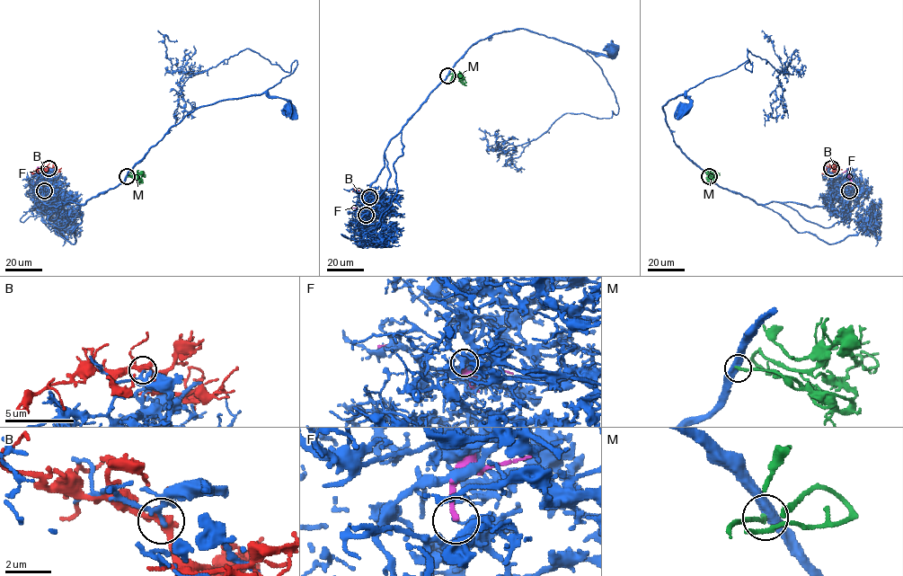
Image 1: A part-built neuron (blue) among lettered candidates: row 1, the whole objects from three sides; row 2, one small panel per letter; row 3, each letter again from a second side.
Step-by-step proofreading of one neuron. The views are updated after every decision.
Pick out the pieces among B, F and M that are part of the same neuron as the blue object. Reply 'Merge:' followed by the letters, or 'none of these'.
Merge: none of these

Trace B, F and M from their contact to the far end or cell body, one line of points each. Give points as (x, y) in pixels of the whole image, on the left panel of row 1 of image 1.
B: (48, 168), (36, 170), (30, 175)
F: (44, 190), (45, 182), (41, 173), (30, 172)
M: (127, 176), (140, 178), (144, 175), (144, 177)

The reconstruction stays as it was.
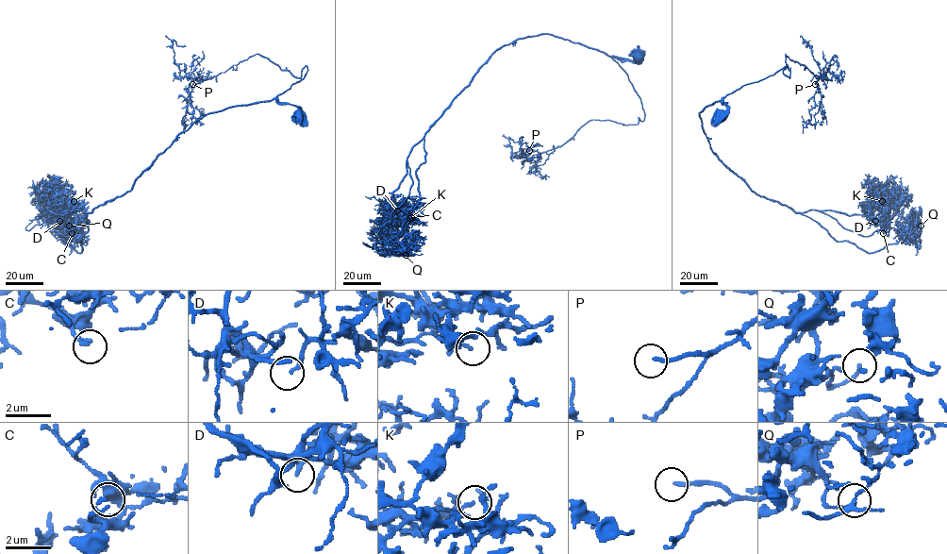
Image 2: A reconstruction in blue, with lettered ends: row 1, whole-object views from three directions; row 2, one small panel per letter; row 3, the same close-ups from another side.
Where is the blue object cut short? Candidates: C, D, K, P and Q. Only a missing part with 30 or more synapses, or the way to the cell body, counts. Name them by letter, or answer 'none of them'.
P

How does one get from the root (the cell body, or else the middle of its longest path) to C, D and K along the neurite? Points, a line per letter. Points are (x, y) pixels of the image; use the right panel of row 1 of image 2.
C: (722, 115), (722, 99), (706, 106), (704, 132), (752, 191), (798, 212), (880, 209), (883, 233)
D: (722, 115), (722, 99), (706, 106), (704, 132), (752, 191), (798, 212), (880, 209), (875, 221)
K: (722, 115), (722, 99), (706, 106), (704, 132), (757, 193), (798, 212), (867, 214), (882, 201)

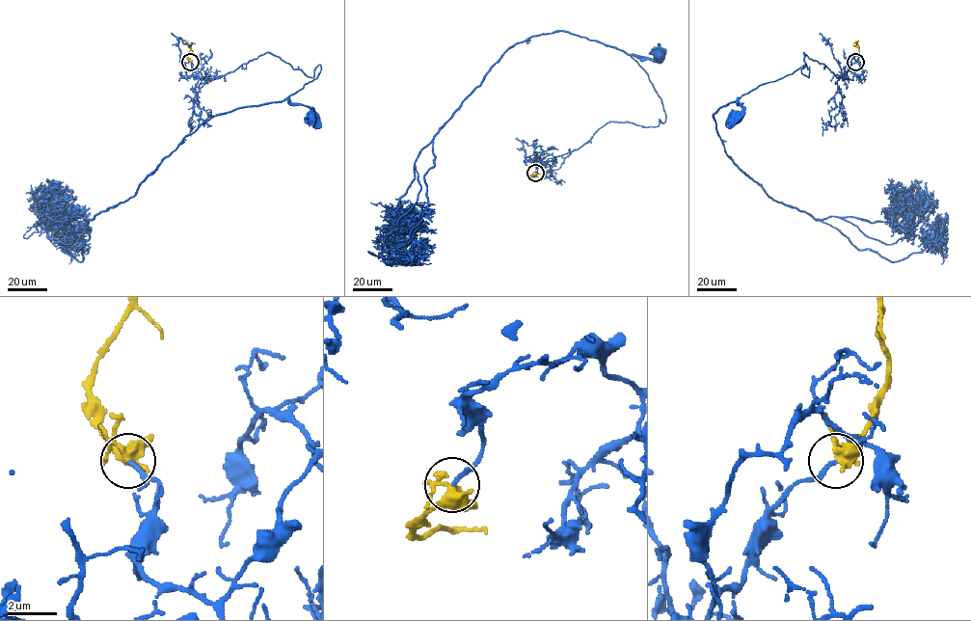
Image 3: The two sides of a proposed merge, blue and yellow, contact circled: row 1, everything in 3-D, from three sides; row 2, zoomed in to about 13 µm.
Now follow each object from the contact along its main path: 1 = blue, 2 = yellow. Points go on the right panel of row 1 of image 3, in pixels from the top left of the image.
1: (854, 62), (838, 78), (803, 52), (808, 77), (804, 65), (759, 85), (738, 99), (738, 117)
2: (854, 62), (859, 53), (858, 40)

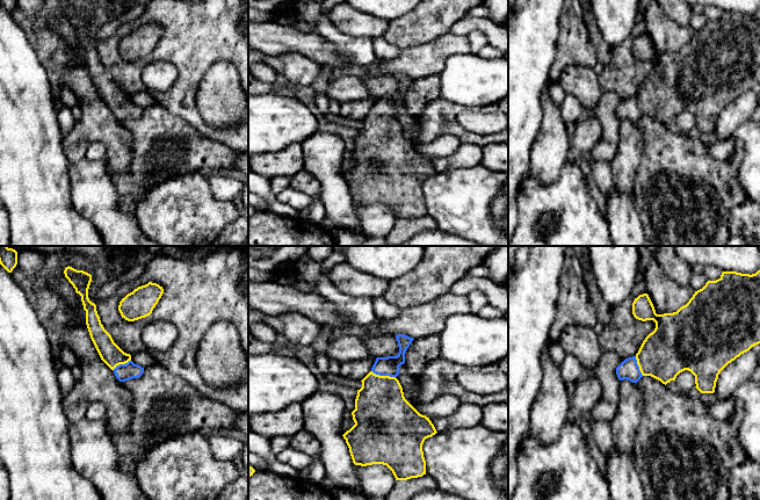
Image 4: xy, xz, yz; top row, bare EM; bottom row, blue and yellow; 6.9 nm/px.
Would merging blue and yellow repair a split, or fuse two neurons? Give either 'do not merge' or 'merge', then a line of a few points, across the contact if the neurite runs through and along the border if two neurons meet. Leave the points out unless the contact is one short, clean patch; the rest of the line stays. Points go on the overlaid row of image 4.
merge | xz (389, 366), (383, 375), (381, 381), (381, 411)

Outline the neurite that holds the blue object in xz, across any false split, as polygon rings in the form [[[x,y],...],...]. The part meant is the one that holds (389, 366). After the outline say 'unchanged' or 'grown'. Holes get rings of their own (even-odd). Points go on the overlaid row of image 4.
[[[396,335],[399,353],[397,356],[377,357],[371,371],[361,381],[355,410],[352,412],[355,425],[342,436],[349,448],[355,465],[386,465],[396,480],[407,480],[426,474],[422,444],[437,432],[426,415],[420,414],[404,397],[403,387],[396,378],[399,367],[405,363],[405,353],[413,338]]]; grown

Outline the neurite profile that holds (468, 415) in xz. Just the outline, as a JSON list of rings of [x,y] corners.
[[[462,403],[456,412],[447,416],[426,415],[437,433],[453,428],[470,428],[480,425],[482,407]]]

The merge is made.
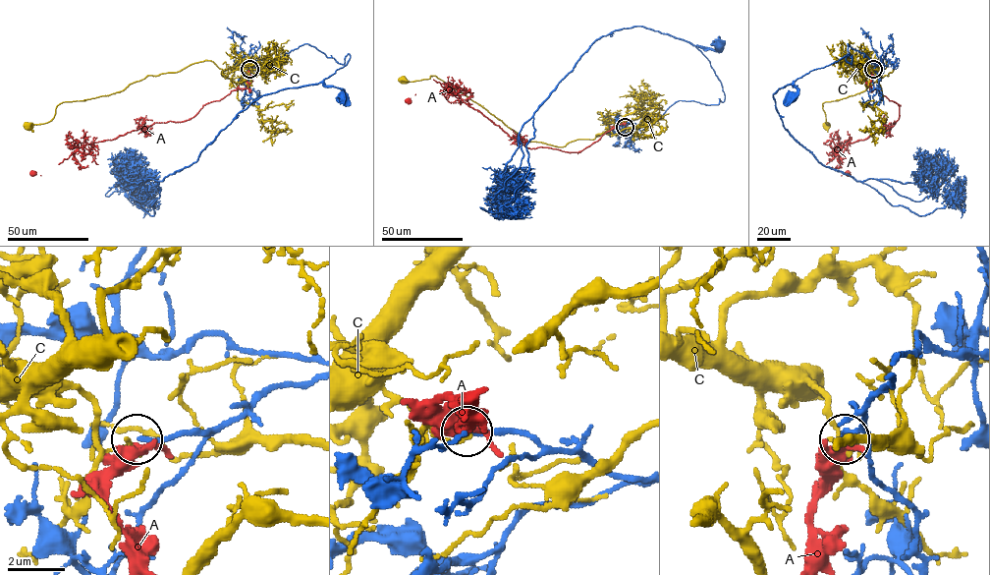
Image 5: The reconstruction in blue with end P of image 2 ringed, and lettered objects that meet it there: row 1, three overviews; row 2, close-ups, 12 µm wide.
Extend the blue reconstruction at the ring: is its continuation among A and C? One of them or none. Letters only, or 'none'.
none

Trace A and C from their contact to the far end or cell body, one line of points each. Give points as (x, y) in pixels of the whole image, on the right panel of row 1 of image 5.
A: (873, 70), (867, 85), (899, 105), (899, 119), (890, 128), (845, 144), (829, 159), (826, 164), (850, 173)
C: (873, 70), (871, 67), (886, 67), (886, 60), (894, 69), (863, 91), (824, 101), (826, 125)

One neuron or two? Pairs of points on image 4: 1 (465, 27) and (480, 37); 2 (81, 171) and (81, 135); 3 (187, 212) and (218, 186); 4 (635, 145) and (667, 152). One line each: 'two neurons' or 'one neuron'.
1: two neurons
2: two neurons
3: two neurons
4: two neurons

